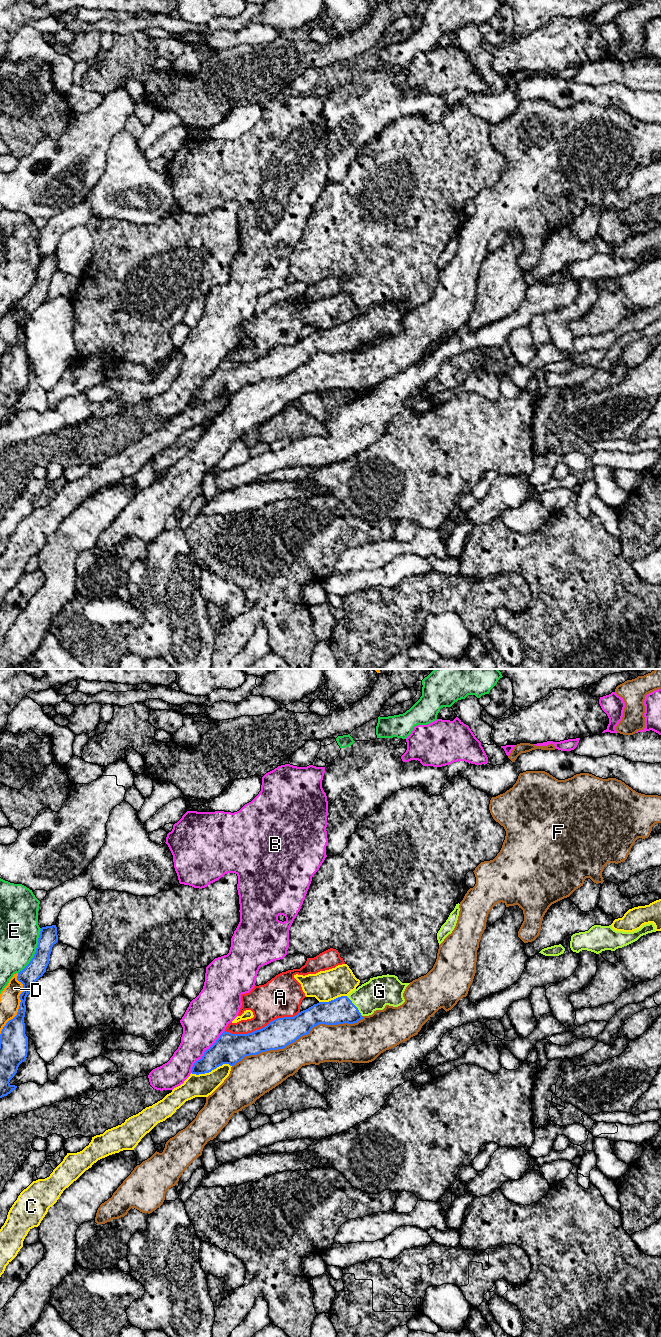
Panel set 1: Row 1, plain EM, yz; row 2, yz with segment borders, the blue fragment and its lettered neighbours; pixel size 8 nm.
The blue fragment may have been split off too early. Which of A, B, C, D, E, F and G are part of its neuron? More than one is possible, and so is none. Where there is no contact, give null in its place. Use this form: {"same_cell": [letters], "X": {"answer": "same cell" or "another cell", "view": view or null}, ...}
{"same_cell": ["G"], "A": {"answer": "another cell", "view": "yz"}, "B": {"answer": "another cell", "view": "yz"}, "C": {"answer": "another cell", "view": "yz"}, "D": {"answer": "another cell", "view": "yz"}, "E": {"answer": "another cell", "view": "yz"}, "F": {"answer": "another cell", "view": "yz"}, "G": {"answer": "same cell", "view": "yz"}}

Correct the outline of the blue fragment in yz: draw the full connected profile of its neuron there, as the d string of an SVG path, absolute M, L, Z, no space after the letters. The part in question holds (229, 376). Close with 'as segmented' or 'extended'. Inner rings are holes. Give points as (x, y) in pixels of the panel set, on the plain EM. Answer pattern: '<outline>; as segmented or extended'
M395 303L373 305L348 324L319 330L294 345L277 346L252 361L224 359L194 391L191 401L209 401L223 392L233 394L246 384L283 377L319 352L354 352L376 338L383 338L386 333L398 335L405 330L403 321L409 312L402 311Z; extended

